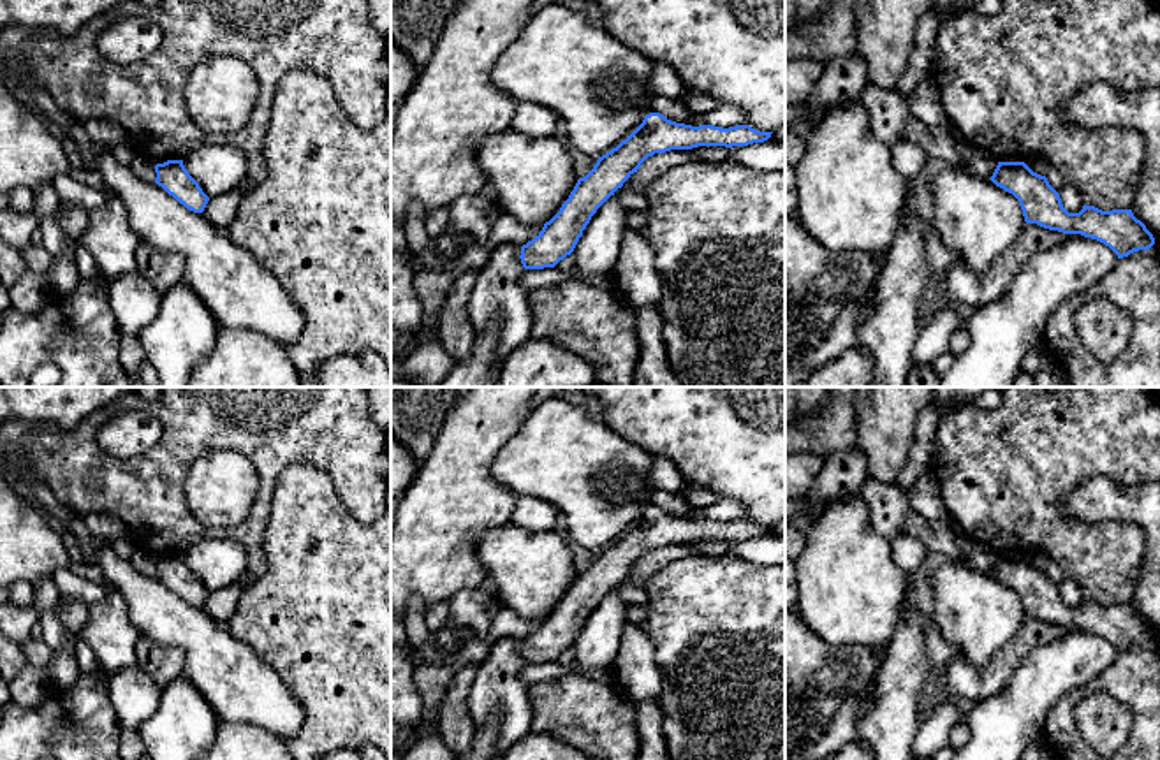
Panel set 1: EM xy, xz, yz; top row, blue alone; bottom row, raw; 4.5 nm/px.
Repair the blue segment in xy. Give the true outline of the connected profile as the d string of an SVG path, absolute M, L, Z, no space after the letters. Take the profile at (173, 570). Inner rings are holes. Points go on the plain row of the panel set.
M167 554L155 559L155 577L194 607L202 607L209 591L188 568L183 554Z

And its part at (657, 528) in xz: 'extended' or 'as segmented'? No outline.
as segmented

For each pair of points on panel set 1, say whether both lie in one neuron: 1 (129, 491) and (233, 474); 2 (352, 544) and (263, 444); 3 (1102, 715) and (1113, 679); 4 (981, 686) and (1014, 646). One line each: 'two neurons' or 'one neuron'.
1: two neurons
2: two neurons
3: two neurons
4: one neuron

